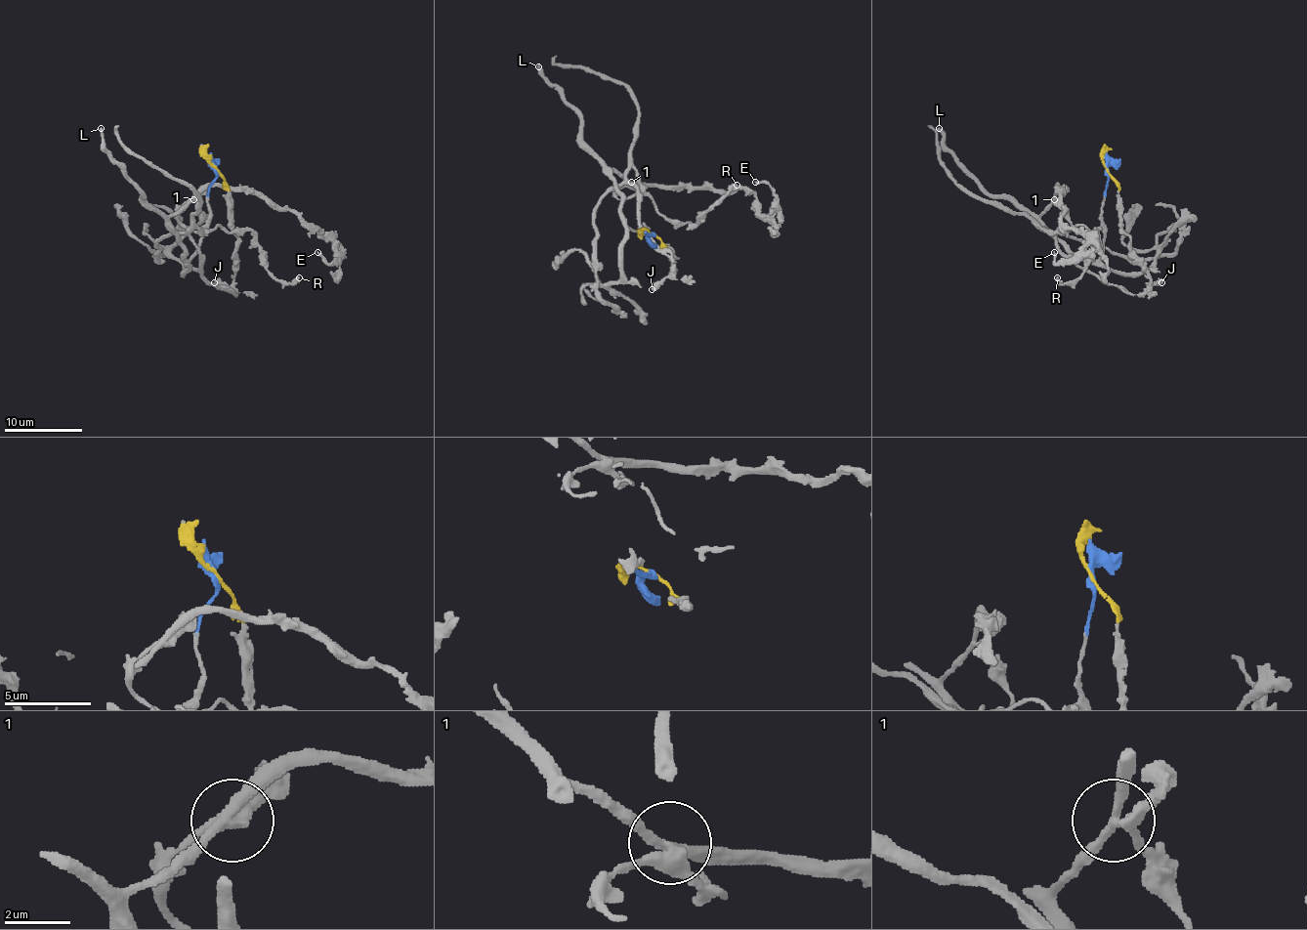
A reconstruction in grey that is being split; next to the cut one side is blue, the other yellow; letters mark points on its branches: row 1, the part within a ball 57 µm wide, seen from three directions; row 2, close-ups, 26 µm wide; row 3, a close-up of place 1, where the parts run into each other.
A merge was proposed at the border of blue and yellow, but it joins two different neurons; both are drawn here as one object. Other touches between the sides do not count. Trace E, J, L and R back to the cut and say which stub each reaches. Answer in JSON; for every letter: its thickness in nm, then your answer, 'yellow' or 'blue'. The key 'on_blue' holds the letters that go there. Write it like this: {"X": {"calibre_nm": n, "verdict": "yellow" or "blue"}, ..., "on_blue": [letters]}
{"E": {"calibre_nm": 190, "verdict": "blue"}, "J": {"calibre_nm": 440, "verdict": "yellow"}, "L": {"calibre_nm": 280, "verdict": "blue"}, "R": {"calibre_nm": 360, "verdict": "yellow"}, "on_blue": ["E", "L"]}

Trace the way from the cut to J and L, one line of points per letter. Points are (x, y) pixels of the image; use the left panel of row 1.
J: (215, 168), (229, 188), (229, 227), (236, 238), (236, 250), (232, 281), (225, 285), (213, 283)
L: (215, 168), (215, 180), (207, 193), (209, 225), (197, 252), (188, 260), (178, 236), (103, 145), (101, 127)

